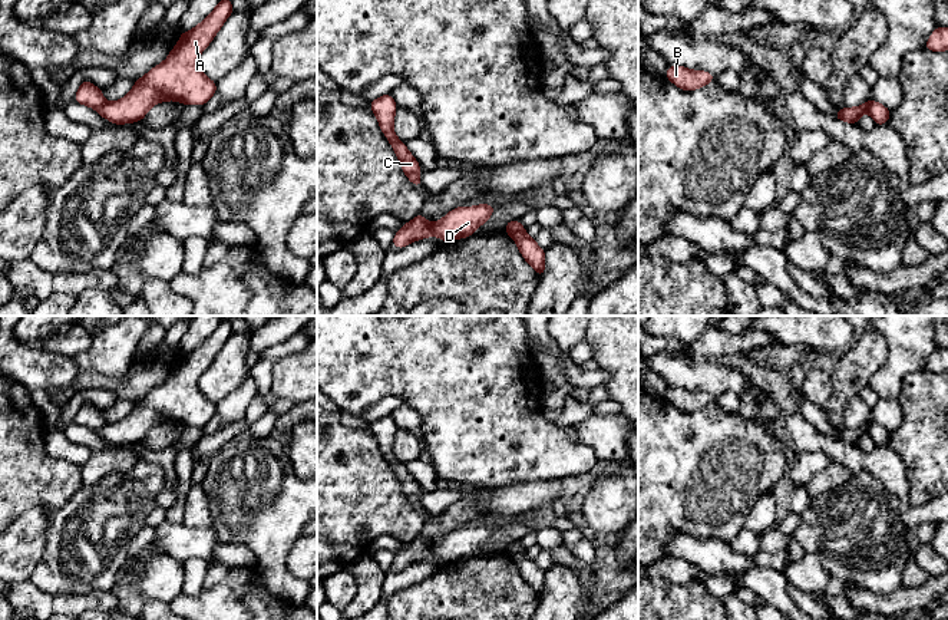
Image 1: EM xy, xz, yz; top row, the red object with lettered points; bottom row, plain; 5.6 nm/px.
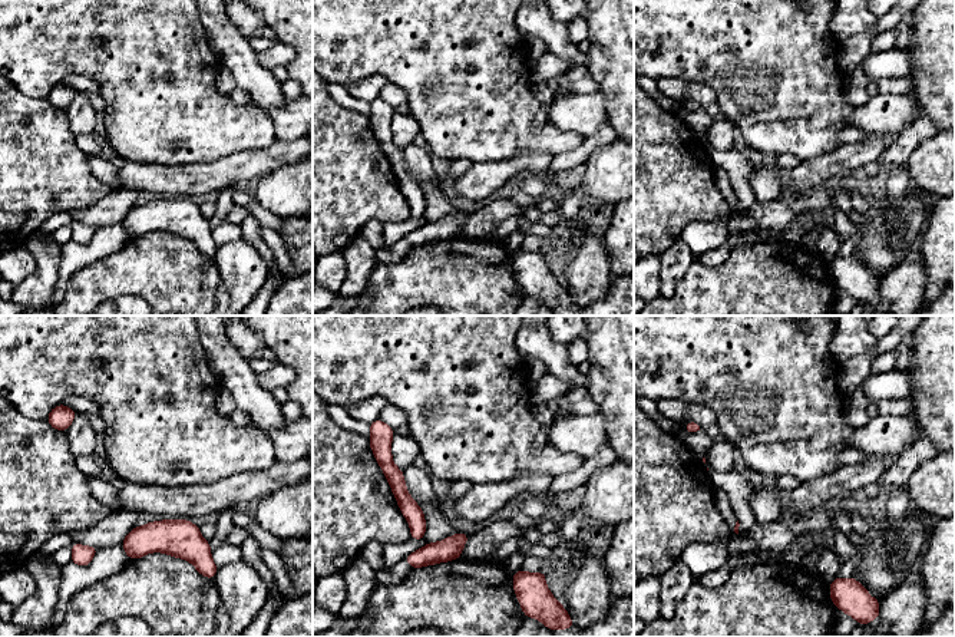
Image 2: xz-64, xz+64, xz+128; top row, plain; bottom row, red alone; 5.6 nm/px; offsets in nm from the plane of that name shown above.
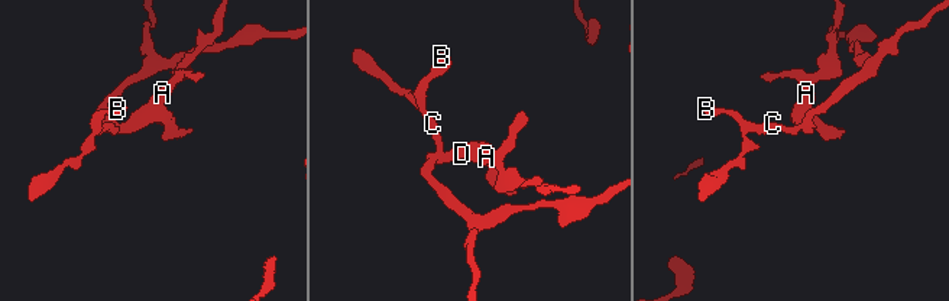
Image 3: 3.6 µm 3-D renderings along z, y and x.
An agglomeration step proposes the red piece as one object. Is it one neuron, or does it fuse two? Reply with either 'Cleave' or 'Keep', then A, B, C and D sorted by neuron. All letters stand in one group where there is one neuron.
Cleave. Groups: A D / B C

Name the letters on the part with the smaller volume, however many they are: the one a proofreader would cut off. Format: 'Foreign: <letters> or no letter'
Foreign: A, D

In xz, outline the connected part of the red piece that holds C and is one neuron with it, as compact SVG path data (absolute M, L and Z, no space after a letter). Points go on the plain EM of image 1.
M389 415L374 421L373 423L370 423L370 431L376 436L381 454L389 461L396 478L399 479L403 495L410 501L413 507L416 508L423 507L420 501L419 484L409 474L404 464L402 464L393 452L394 435L397 431L393 418Z

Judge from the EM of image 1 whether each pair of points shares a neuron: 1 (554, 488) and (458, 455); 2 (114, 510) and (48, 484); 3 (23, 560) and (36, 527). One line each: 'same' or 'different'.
1: different
2: different
3: same

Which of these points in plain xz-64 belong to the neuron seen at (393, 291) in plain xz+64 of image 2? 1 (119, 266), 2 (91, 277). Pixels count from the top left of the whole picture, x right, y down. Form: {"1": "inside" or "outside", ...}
{"1": "inside", "2": "inside"}

